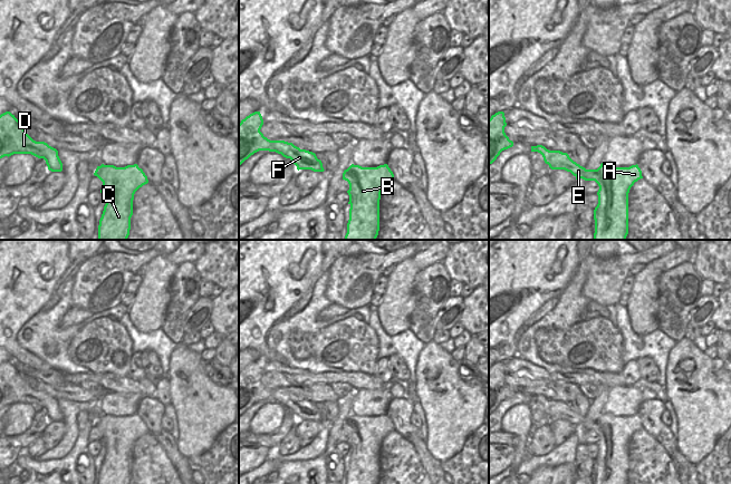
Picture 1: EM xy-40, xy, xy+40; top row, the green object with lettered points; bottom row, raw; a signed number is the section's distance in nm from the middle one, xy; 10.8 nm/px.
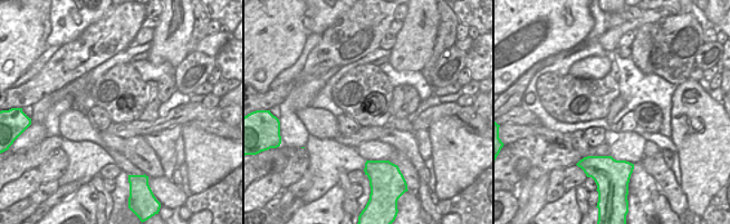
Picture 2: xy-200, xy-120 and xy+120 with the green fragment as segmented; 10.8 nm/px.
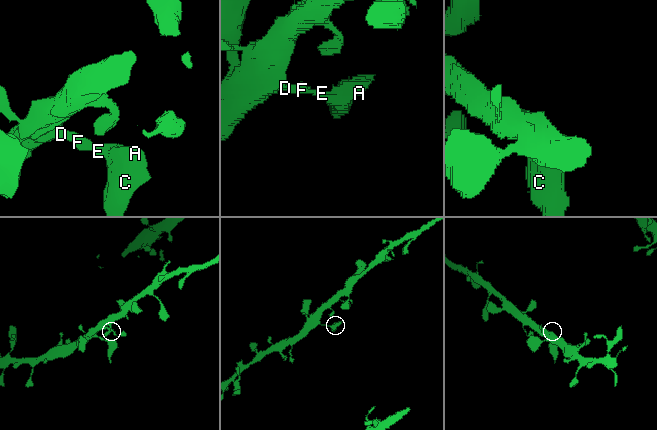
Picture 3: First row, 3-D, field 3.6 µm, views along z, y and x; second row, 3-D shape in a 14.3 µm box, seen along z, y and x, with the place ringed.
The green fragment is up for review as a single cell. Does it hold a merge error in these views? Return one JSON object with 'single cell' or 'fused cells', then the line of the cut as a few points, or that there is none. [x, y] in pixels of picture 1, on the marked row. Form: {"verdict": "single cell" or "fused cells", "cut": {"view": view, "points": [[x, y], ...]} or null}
{"verdict": "single cell", "cut": null}

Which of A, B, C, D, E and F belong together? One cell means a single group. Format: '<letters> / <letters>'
A B C D E F

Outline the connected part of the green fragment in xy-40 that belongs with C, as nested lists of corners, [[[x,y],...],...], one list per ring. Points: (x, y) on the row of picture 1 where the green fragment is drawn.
[[[102,164],[94,175],[103,182],[100,193],[106,197],[98,225],[98,240],[127,240],[134,194],[148,183],[147,176],[137,164],[125,167]]]

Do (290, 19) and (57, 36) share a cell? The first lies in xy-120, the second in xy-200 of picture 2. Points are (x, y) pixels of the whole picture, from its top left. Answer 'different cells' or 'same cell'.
different cells

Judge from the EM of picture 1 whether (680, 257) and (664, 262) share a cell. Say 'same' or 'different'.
same

